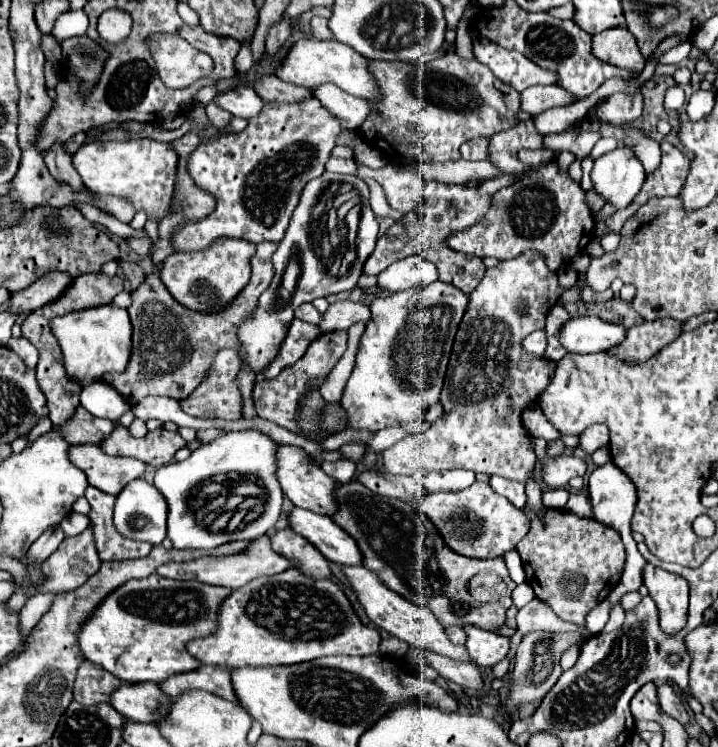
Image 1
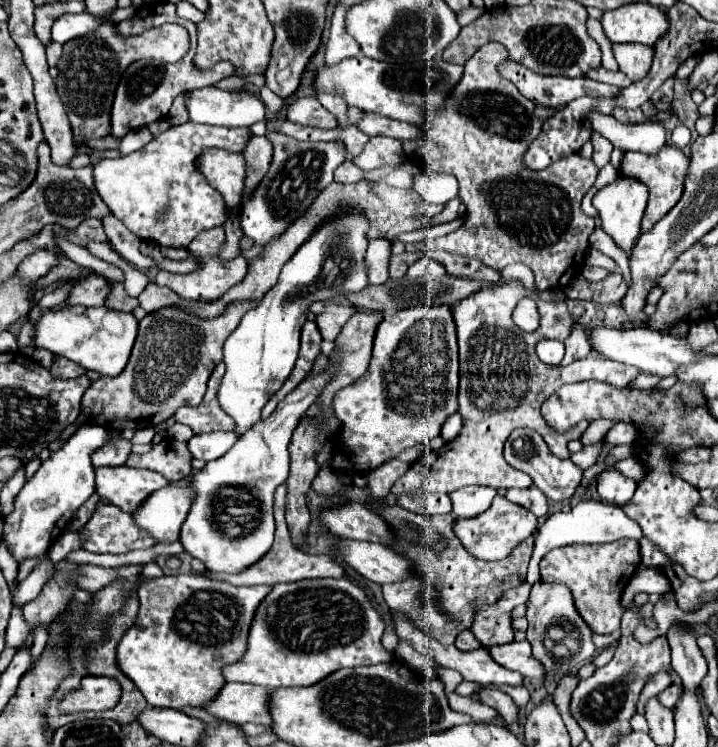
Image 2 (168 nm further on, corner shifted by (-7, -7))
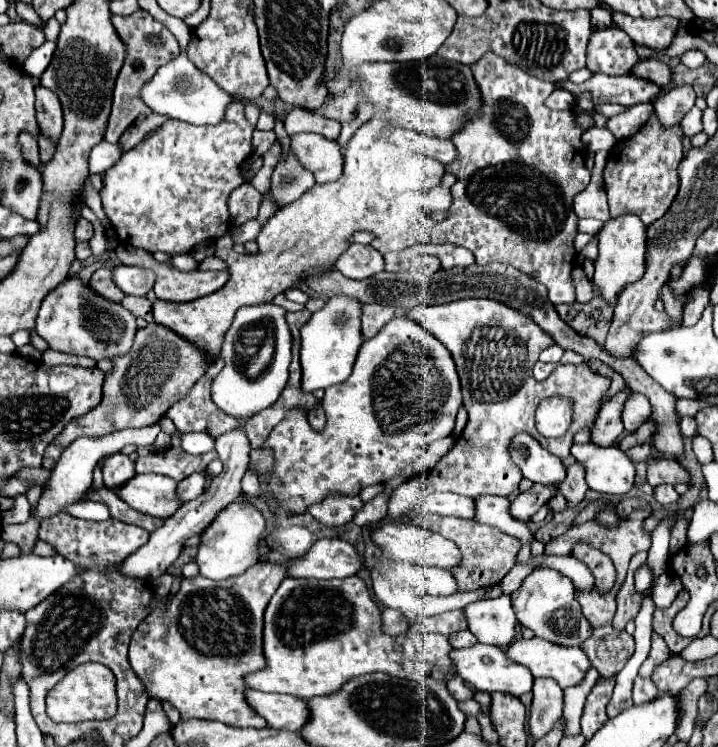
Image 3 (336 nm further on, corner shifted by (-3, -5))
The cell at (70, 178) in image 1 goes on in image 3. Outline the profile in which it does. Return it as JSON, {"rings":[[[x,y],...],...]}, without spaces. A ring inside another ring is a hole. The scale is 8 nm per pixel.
{"rings":[[[36,84],[36,120],[40,132],[48,140],[58,142],[62,134],[62,106],[56,94],[52,94],[52,90],[44,88],[42,84]]]}

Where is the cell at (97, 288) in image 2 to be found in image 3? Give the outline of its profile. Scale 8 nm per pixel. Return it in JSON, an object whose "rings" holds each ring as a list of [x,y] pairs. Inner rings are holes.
{"rings":[[[108,268],[96,270],[96,272],[92,274],[88,286],[90,286],[98,296],[102,296],[102,298],[106,298],[106,300],[112,300],[112,302],[120,302],[120,300],[124,298],[124,292],[112,282]]]}

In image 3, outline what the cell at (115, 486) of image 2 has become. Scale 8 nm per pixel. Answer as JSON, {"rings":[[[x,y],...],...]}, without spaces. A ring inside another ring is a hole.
{"rings":[[[136,474],[112,492],[116,492],[130,508],[158,518],[168,518],[180,508],[176,482],[160,474]]]}

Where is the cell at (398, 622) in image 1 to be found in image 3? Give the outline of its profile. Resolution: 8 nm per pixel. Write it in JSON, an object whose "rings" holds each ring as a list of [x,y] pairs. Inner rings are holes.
{"rings":[[[476,644],[472,648],[464,648],[464,650],[450,650],[450,658],[456,666],[456,674],[470,684],[476,690],[484,690],[484,692],[510,692],[514,696],[520,696],[524,692],[532,690],[532,674],[526,666],[520,666],[508,658],[504,658],[504,650],[492,644]]]}

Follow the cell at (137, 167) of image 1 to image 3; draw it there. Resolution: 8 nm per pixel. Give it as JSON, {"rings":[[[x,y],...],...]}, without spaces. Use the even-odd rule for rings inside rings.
{"rings":[[[232,102],[224,122],[216,126],[194,126],[182,120],[168,120],[152,130],[138,146],[124,152],[122,158],[104,172],[104,186],[100,190],[104,212],[108,214],[118,240],[148,252],[186,254],[200,242],[220,238],[230,226],[228,194],[244,182],[240,164],[252,154],[252,130],[254,128],[244,118],[244,104]]]}

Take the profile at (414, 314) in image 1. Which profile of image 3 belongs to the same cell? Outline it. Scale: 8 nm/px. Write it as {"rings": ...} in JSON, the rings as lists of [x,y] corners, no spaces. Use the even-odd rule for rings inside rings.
{"rings":[[[394,316],[372,340],[360,346],[356,366],[350,378],[326,390],[322,408],[328,424],[322,432],[314,432],[302,410],[292,410],[288,418],[264,442],[276,454],[276,470],[270,478],[270,494],[280,500],[280,508],[298,514],[312,502],[320,502],[326,494],[358,494],[360,488],[370,484],[382,484],[398,474],[404,466],[412,464],[430,442],[450,436],[456,420],[456,412],[462,406],[460,380],[452,354],[446,346],[426,332],[418,322],[408,316]]]}

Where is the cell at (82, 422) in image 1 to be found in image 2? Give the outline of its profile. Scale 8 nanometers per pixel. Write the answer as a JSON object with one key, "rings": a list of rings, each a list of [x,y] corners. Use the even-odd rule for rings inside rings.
{"rings":[[[112,432],[112,440],[110,444],[102,446],[98,452],[94,452],[92,462],[96,468],[116,468],[116,466],[124,466],[124,462],[130,456],[130,448],[132,444],[128,440],[124,440],[120,436],[120,432]]]}

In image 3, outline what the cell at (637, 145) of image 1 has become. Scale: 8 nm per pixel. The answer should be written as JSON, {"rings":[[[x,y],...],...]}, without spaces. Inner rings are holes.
{"rings":[[[690,84],[676,86],[676,88],[664,92],[654,102],[656,118],[660,120],[660,124],[664,128],[676,126],[676,124],[680,124],[680,120],[684,118],[684,114],[694,106],[694,100],[696,100],[696,94],[694,94],[694,90],[692,90]]]}

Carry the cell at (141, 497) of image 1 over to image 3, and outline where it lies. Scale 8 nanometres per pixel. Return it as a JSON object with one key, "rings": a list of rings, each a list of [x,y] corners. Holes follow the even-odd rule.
{"rings":[[[196,472],[196,474],[188,476],[188,478],[184,478],[182,482],[178,482],[176,494],[178,494],[178,500],[184,504],[184,502],[190,502],[196,496],[200,496],[204,492],[204,488],[206,488],[204,474],[202,472]]]}

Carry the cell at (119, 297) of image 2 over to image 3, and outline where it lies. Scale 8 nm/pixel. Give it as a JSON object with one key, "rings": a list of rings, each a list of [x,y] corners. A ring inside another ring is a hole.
{"rings":[[[126,294],[120,302],[126,310],[130,310],[134,316],[142,316],[146,322],[152,322],[152,302],[146,296],[132,296]]]}

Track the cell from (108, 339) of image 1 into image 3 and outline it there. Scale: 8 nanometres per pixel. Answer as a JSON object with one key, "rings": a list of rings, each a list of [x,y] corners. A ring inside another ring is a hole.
{"rings":[[[78,278],[66,280],[56,286],[44,300],[36,318],[36,332],[48,342],[56,352],[88,356],[92,360],[114,360],[124,356],[136,334],[136,318],[122,308],[122,304],[100,298]]]}

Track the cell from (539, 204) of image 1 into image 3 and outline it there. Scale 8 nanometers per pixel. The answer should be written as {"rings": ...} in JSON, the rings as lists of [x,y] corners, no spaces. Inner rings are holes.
{"rings":[[[492,50],[474,62],[470,70],[478,84],[482,106],[480,112],[450,138],[458,152],[456,160],[444,166],[446,172],[456,176],[450,216],[446,222],[430,222],[424,218],[420,242],[468,248],[476,256],[476,264],[510,264],[532,276],[536,282],[542,282],[554,304],[570,304],[576,300],[570,272],[576,264],[574,238],[578,234],[578,216],[574,214],[572,200],[590,184],[590,170],[584,164],[584,148],[580,142],[582,130],[572,122],[572,112],[550,110],[544,104],[548,94],[556,88],[552,82],[526,74]]]}

